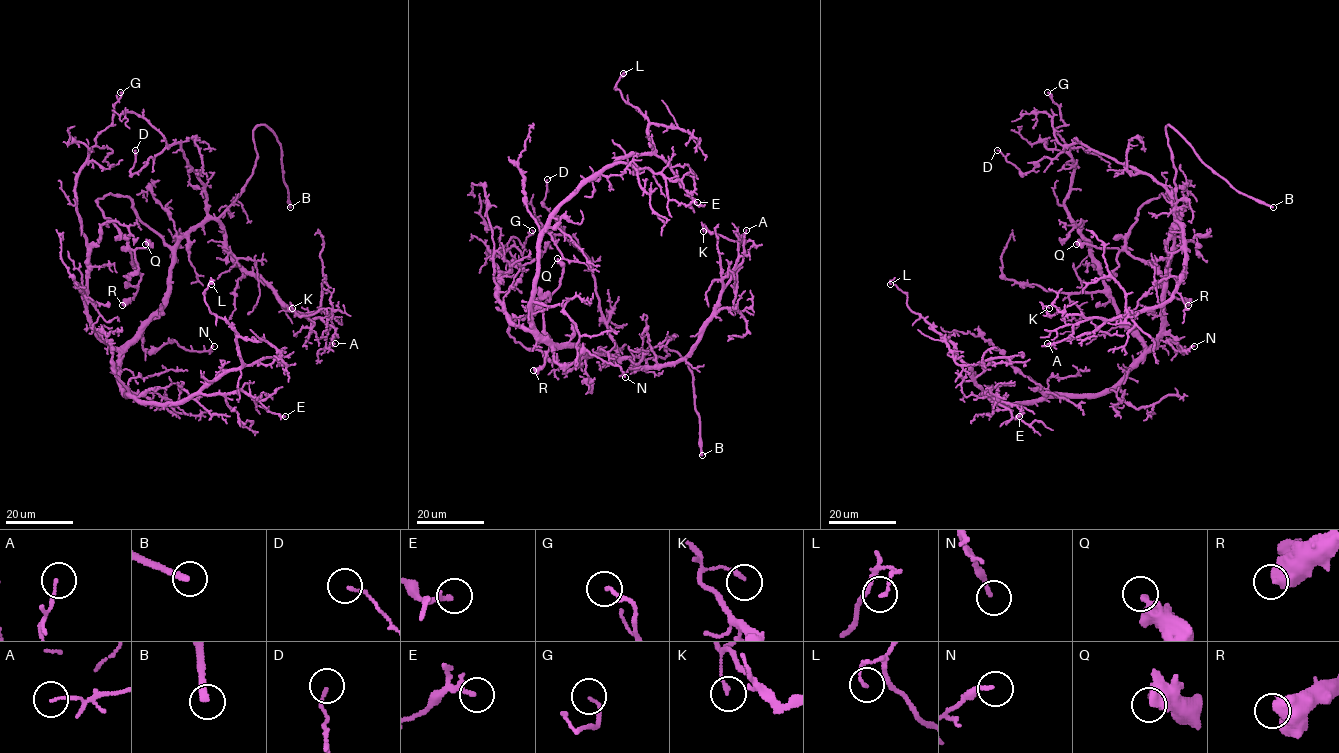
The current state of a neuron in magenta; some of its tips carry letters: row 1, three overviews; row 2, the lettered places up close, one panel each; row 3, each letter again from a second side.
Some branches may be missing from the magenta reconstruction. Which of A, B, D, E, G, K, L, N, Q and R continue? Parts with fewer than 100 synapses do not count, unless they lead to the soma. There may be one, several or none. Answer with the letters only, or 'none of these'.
B

